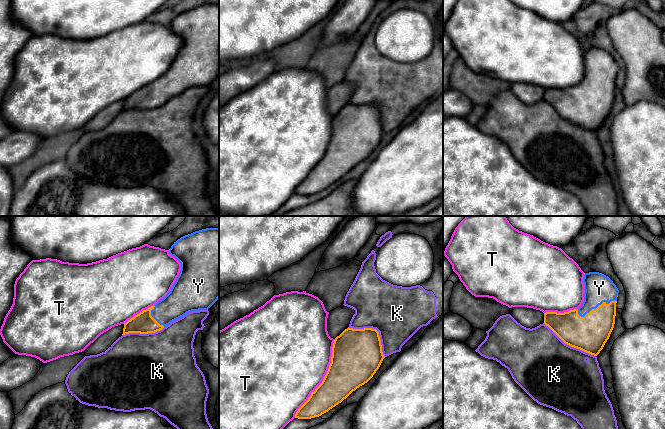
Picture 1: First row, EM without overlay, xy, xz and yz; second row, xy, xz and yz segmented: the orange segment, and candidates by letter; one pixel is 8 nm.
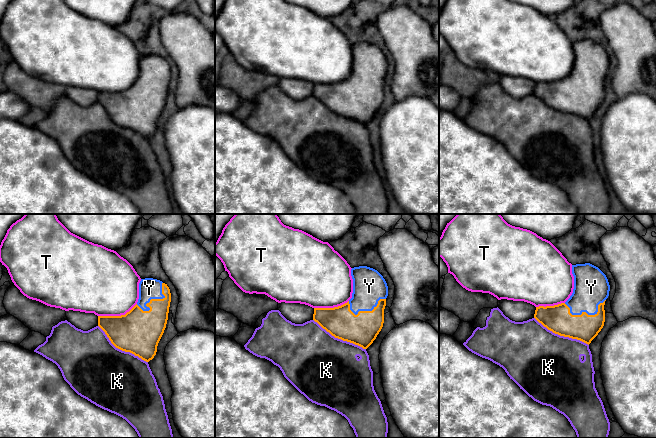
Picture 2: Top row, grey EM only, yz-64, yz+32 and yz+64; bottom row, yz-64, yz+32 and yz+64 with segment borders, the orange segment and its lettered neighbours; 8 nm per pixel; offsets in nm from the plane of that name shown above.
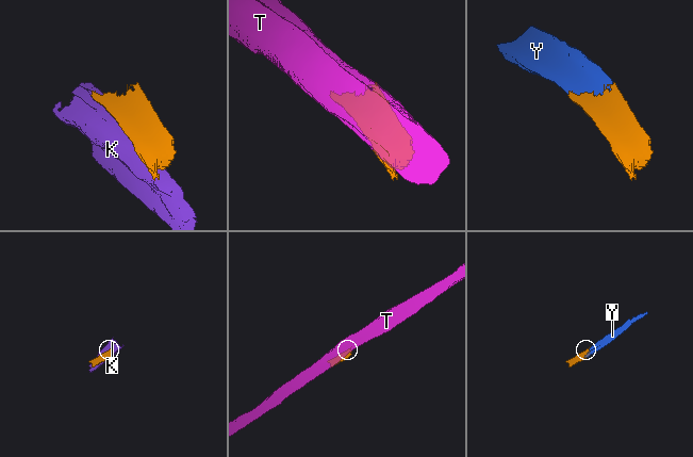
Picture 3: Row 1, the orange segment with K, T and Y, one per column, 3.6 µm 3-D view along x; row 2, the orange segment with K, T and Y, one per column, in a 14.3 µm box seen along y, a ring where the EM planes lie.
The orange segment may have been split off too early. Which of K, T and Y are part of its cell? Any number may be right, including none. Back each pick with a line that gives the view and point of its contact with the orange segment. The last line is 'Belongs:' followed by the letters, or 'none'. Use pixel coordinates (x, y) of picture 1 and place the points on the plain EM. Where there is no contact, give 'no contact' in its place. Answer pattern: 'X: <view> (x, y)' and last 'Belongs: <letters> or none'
Y: yz (597, 83)
Belongs: Y

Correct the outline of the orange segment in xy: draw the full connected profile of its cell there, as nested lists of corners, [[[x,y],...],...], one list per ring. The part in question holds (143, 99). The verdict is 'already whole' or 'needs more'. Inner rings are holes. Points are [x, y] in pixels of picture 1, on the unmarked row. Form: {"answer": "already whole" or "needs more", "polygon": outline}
{"answer": "needs more", "polygon": [[[206,4],[181,13],[171,22],[169,30],[181,39],[179,52],[170,68],[155,81],[143,86],[124,99],[122,111],[155,109],[189,88],[208,86],[219,75],[219,4]]]}

